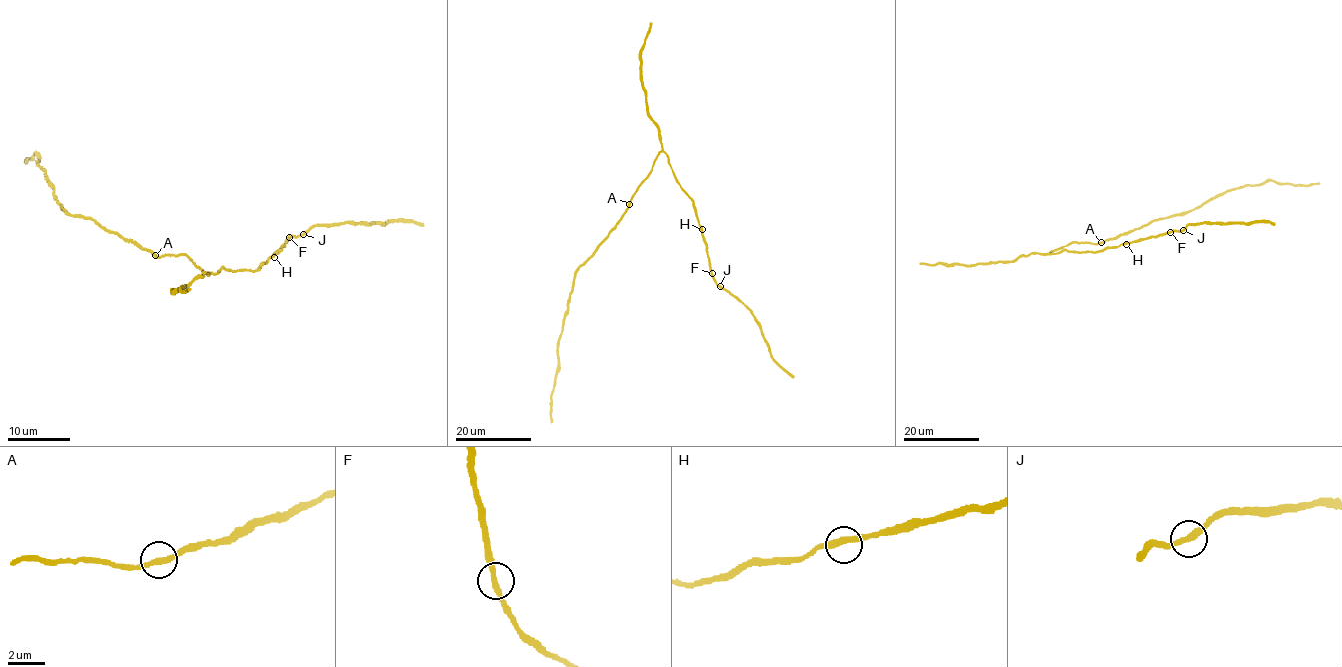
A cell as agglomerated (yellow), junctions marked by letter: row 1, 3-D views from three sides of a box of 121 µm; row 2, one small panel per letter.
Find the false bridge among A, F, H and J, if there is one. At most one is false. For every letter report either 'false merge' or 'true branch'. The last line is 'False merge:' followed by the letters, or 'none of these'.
A: true branch
F: true branch
H: true branch
J: true branch
False merge: none of these

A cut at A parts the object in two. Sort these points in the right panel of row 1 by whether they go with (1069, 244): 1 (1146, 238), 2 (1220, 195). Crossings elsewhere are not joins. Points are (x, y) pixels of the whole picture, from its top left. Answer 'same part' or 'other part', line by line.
1: same part
2: other part

